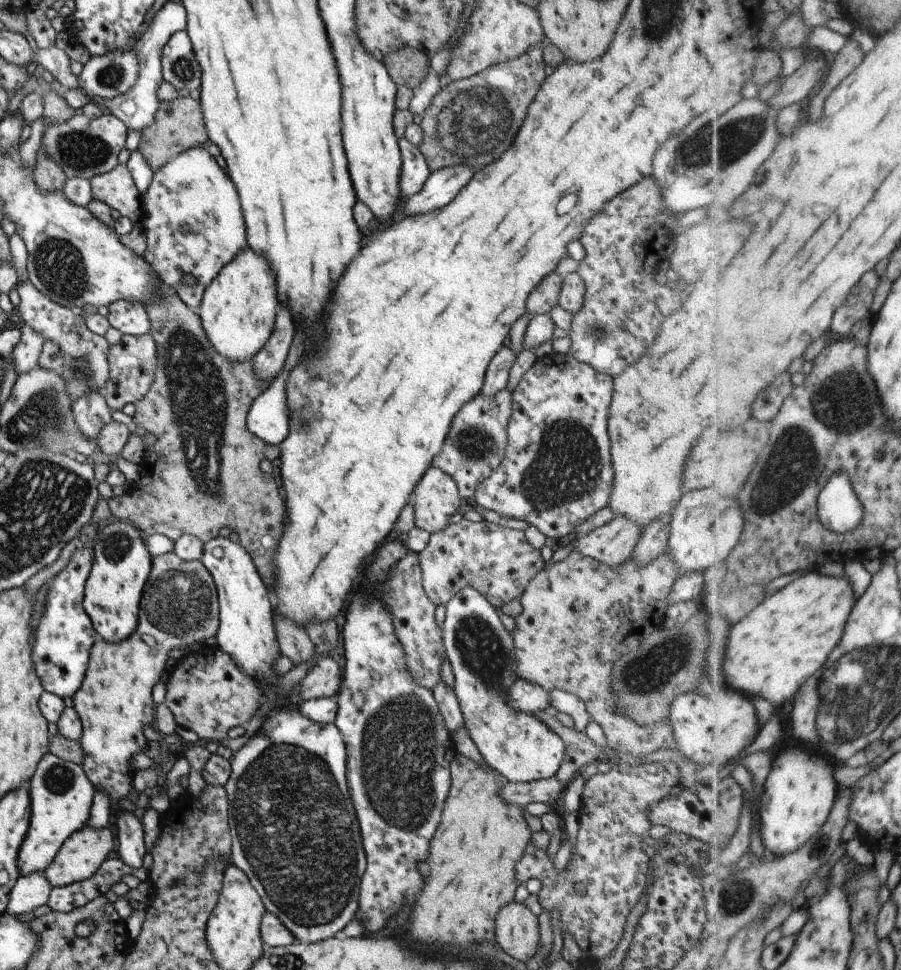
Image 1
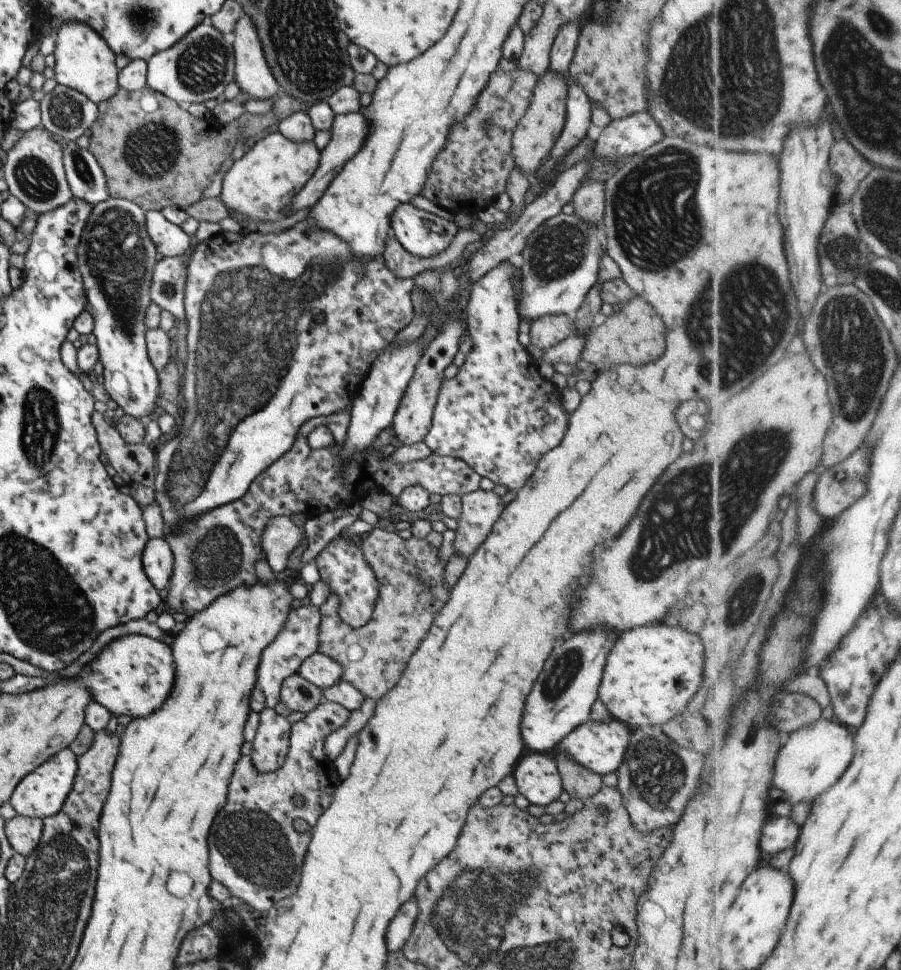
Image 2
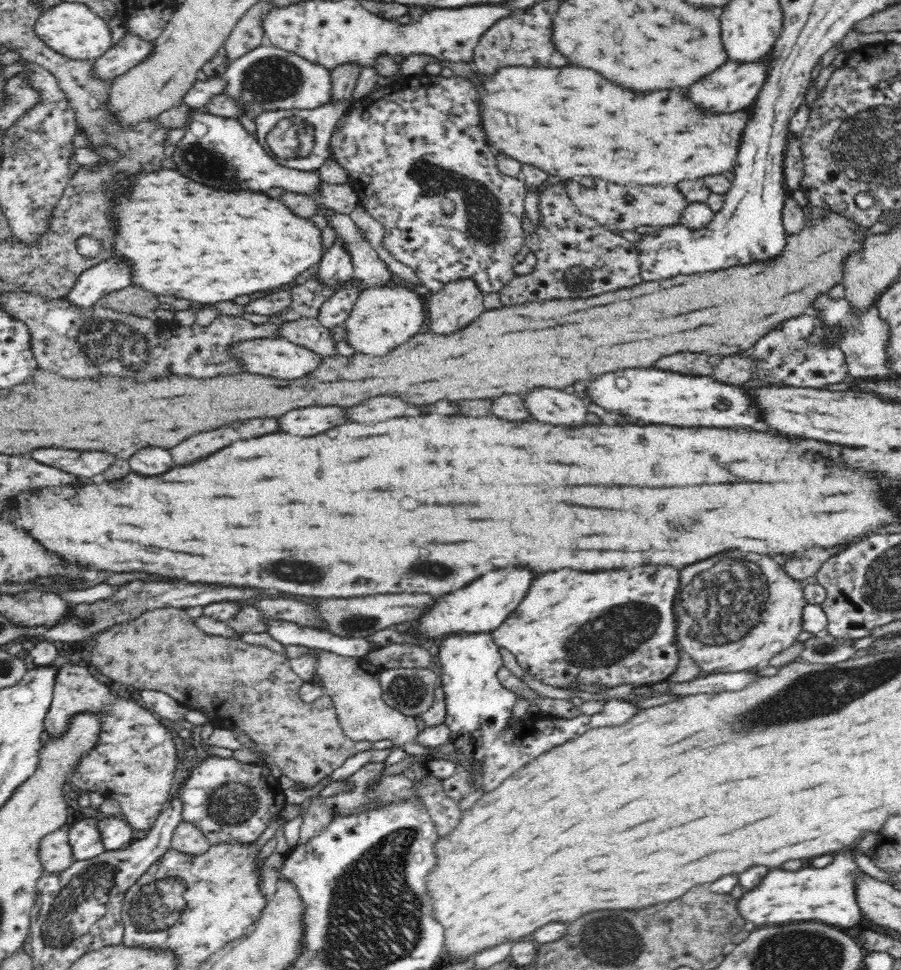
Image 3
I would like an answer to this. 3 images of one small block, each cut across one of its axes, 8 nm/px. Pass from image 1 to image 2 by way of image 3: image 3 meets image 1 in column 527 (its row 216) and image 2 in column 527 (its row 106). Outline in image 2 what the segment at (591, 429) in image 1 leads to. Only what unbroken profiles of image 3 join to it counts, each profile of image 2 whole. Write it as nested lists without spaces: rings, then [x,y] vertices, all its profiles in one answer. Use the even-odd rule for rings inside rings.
[[[509,261],[502,262],[472,286],[466,306],[466,328],[472,338],[472,351],[466,355],[458,374],[443,381],[431,428],[423,442],[432,454],[464,460],[481,478],[518,493],[534,474],[540,458],[562,442],[568,426],[568,412],[561,404],[561,391],[552,381],[540,376],[538,361],[518,342],[520,317],[512,286],[514,274],[516,267]]]

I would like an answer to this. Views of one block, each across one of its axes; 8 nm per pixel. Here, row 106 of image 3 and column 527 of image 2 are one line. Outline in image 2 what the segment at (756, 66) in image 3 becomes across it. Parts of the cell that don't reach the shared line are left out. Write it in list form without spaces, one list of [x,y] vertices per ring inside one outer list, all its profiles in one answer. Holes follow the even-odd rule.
[[[596,628],[574,634],[566,642],[554,646],[524,708],[522,736],[526,752],[552,755],[565,736],[590,719],[592,705],[598,699],[606,658],[616,638],[618,632]]]

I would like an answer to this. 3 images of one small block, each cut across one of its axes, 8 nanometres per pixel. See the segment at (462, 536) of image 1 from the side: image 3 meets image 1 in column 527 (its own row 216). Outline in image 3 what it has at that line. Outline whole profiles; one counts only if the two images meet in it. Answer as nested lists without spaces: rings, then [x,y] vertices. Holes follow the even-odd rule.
[[[564,180],[557,183],[547,181],[540,186],[537,194],[539,200],[540,222],[535,228],[539,236],[539,250],[536,264],[531,273],[515,275],[499,293],[503,307],[554,299],[588,299],[590,297],[628,288],[640,284],[643,280],[639,269],[639,252],[635,245],[624,239],[622,235],[614,233],[594,219],[582,215],[574,206],[572,199],[564,189]]]

